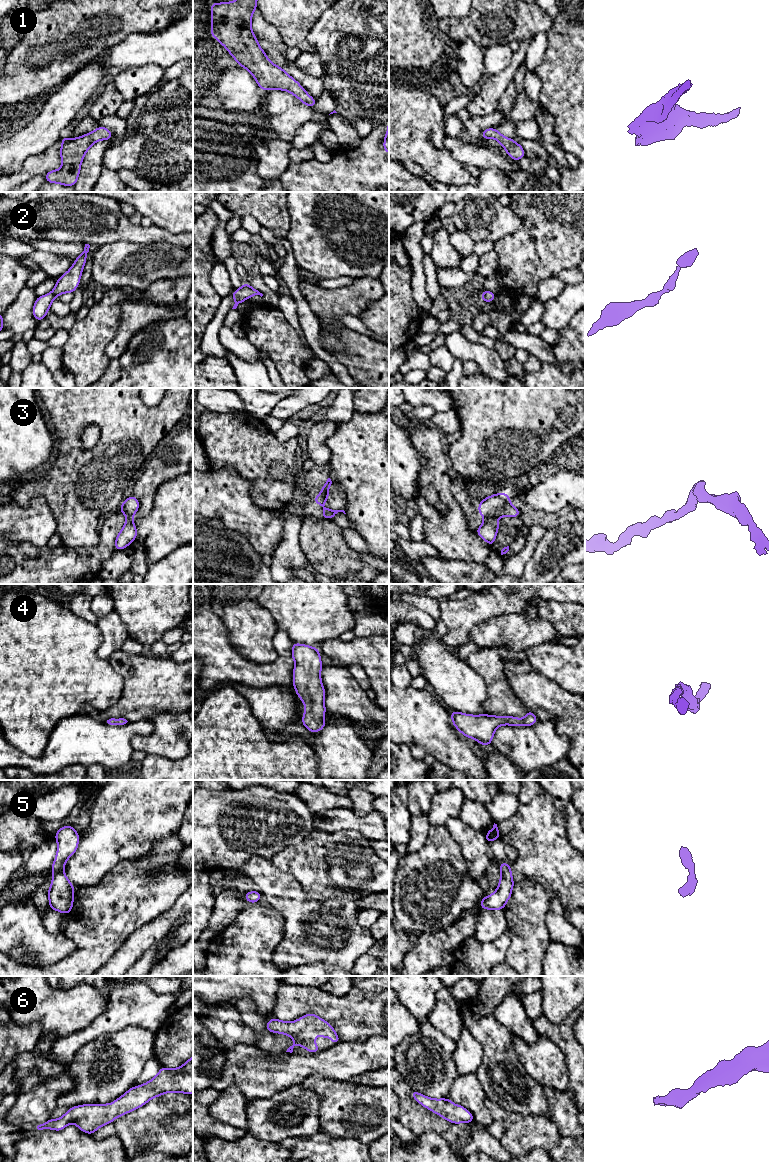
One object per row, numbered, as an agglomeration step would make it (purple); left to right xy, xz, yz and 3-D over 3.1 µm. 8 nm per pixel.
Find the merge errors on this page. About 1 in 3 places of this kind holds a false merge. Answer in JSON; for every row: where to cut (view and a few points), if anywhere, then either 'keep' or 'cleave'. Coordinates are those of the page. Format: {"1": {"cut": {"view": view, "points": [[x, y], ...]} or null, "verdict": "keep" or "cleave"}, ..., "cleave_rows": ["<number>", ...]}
{"1": {"cut": null, "verdict": "keep"}, "2": {"cut": null, "verdict": "keep"}, "3": {"cut": {"view": "yz", "points": [[485, 517], [491, 517], [495, 520]]}, "verdict": "cleave"}, "4": {"cut": null, "verdict": "keep"}, "5": {"cut": null, "verdict": "keep"}, "6": {"cut": null, "verdict": "keep"}, "cleave_rows": ["3"]}

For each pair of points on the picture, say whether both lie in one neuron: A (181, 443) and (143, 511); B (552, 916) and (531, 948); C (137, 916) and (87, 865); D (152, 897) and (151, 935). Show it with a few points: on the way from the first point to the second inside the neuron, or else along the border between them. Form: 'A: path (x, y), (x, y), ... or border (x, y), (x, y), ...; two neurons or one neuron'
A: path (172, 460), (172, 465), (146, 489), (146, 494); one neuron
B: border (549, 902), (546, 914), (546, 927), (551, 939); two neurons
C: border (117, 863), (96, 884), (78, 886); two neurons
D: border (171, 907), (131, 933); two neurons

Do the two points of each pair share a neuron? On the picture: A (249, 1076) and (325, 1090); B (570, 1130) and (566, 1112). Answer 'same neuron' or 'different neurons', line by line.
A: different neurons
B: same neuron

